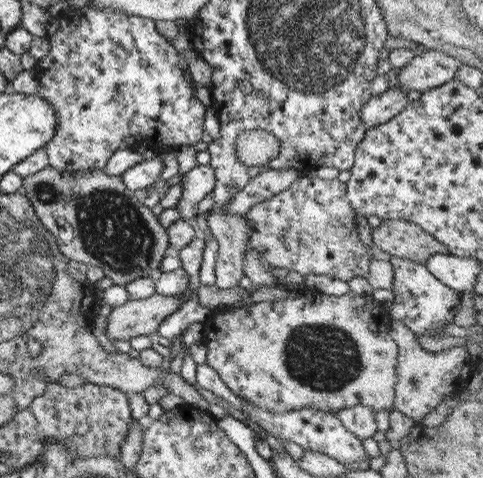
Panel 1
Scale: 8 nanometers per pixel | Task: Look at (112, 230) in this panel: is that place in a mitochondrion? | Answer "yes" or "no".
yes

